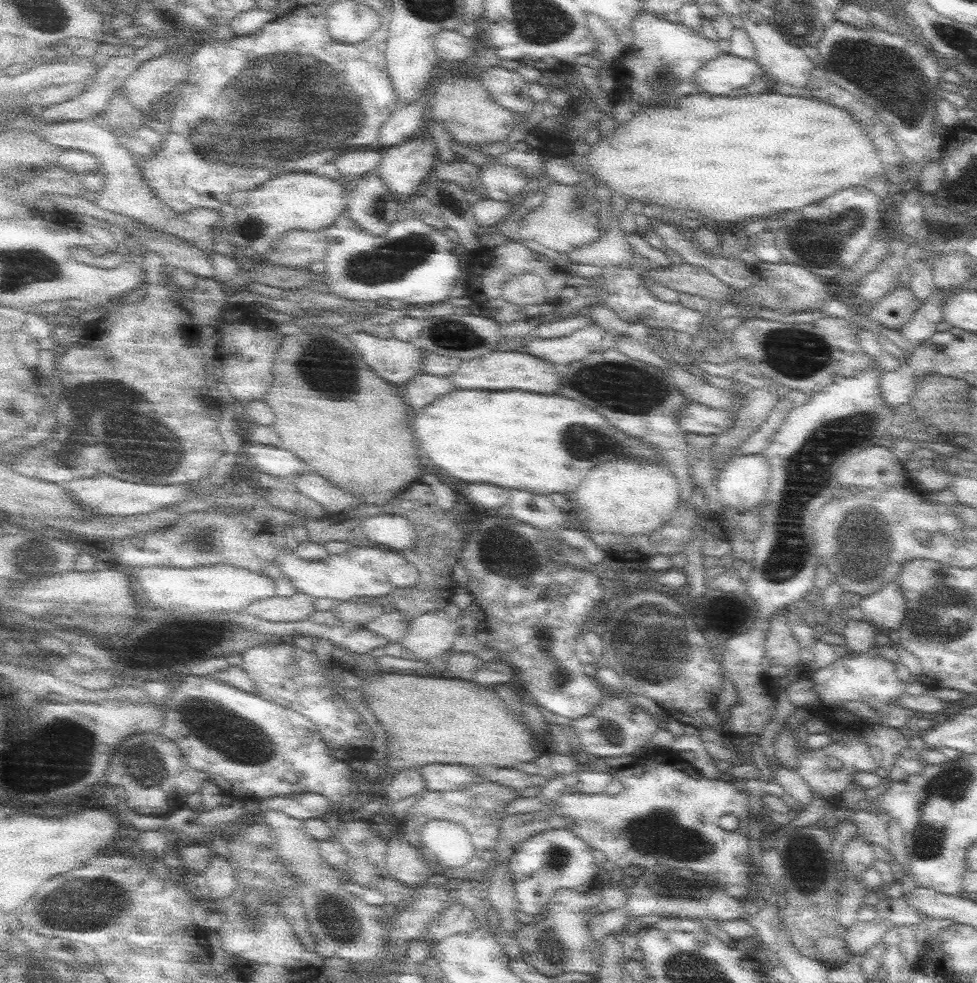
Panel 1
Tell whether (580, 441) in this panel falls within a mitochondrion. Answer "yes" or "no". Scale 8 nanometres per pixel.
yes

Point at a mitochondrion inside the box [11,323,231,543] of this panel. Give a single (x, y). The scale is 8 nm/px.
(136, 449)

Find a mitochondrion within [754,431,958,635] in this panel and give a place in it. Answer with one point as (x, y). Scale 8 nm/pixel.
(864, 536)

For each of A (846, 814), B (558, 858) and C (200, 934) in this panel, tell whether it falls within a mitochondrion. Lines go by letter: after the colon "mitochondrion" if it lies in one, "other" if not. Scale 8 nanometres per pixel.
A: other
B: mitochondrion
C: other

